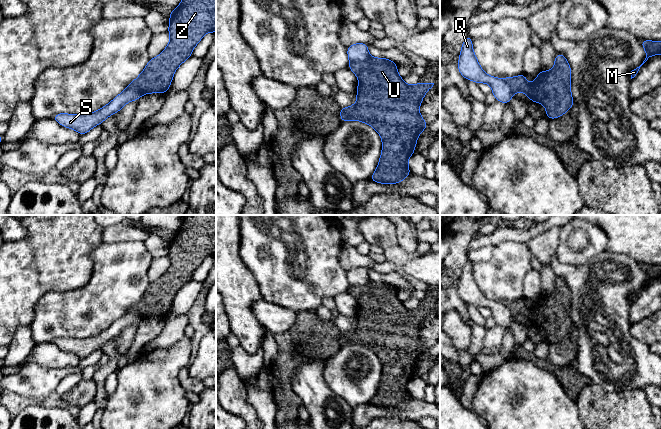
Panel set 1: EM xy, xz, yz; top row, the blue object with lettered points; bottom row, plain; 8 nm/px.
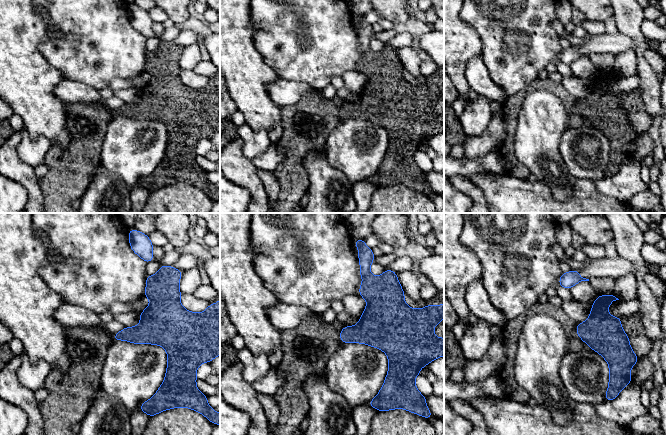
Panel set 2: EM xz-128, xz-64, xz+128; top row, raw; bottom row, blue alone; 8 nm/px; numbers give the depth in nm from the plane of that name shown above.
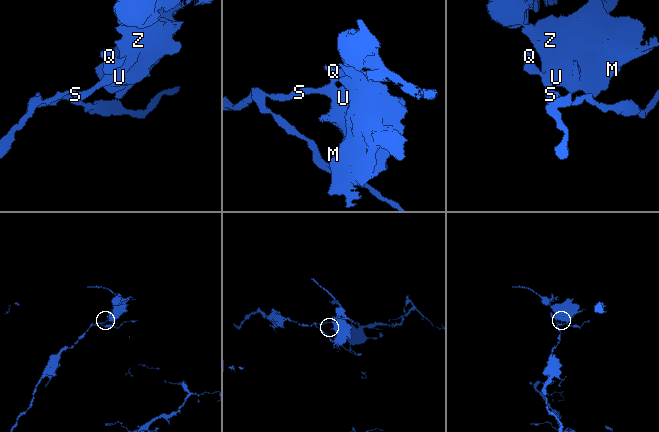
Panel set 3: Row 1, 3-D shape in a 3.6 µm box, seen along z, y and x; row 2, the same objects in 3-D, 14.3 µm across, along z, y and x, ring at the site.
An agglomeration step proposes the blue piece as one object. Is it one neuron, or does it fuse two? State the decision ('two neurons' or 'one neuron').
two neurons

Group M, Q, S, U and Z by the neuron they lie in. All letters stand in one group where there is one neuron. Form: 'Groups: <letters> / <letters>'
Groups: M U Z / Q S

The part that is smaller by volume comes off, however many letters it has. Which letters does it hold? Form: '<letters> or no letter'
M, U, Z

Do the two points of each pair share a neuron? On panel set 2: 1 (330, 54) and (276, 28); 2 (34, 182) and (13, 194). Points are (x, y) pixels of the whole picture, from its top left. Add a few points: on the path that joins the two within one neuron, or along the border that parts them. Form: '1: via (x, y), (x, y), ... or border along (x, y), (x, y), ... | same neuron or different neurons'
1: via (317, 53), (302, 53), (289, 40) | same neuron
2: border along (10, 179), (18, 182), (26, 190), (27, 202) | different neurons

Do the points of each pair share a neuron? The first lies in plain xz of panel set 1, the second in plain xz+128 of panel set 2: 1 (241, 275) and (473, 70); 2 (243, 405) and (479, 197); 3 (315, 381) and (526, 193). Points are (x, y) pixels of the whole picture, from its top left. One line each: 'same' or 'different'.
1: different
2: same
3: different

